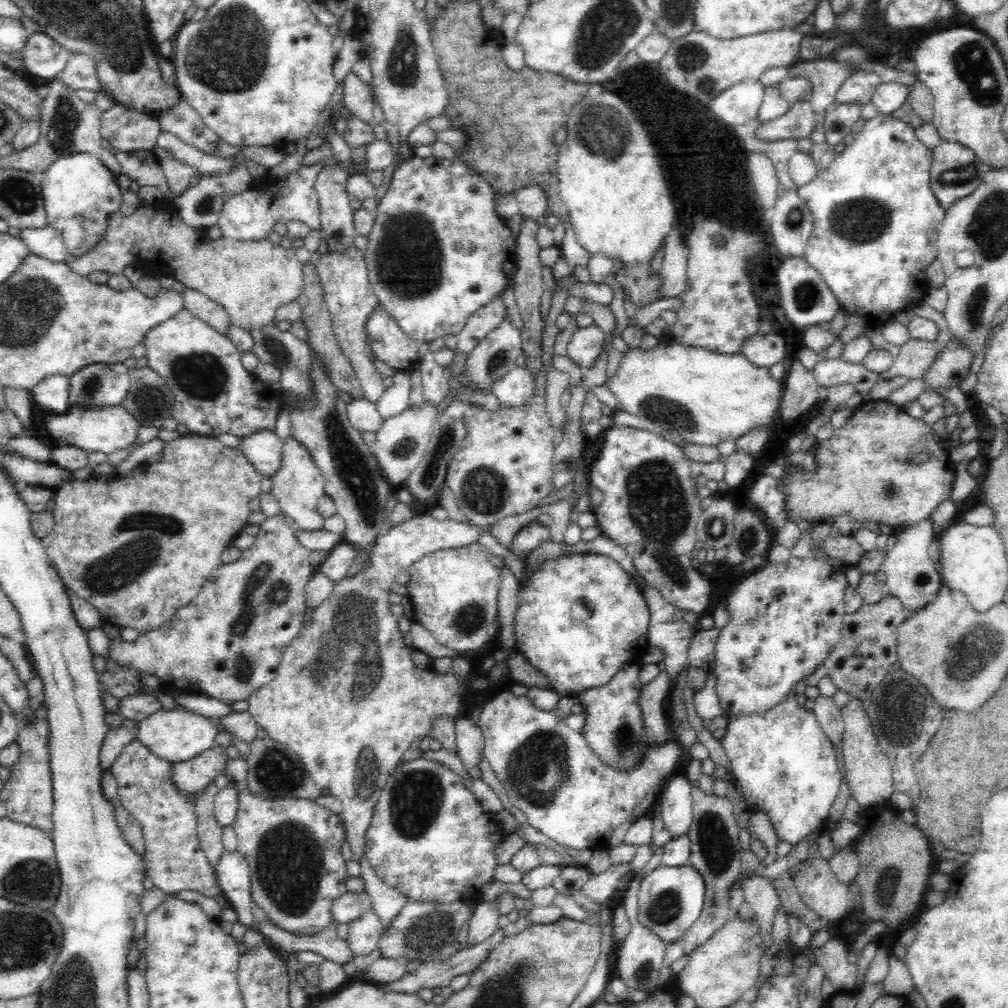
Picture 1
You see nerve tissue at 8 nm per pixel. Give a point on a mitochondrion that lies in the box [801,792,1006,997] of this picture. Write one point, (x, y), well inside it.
(889, 882)

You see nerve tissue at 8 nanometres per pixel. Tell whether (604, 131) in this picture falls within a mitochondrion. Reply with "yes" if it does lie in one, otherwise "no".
yes

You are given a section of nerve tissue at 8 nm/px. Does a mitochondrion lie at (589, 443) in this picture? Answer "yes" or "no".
no

